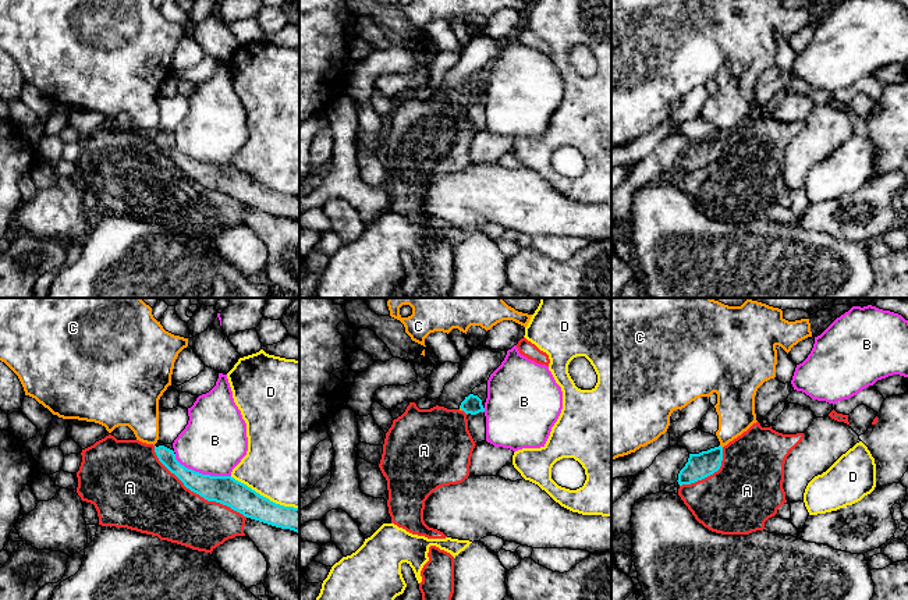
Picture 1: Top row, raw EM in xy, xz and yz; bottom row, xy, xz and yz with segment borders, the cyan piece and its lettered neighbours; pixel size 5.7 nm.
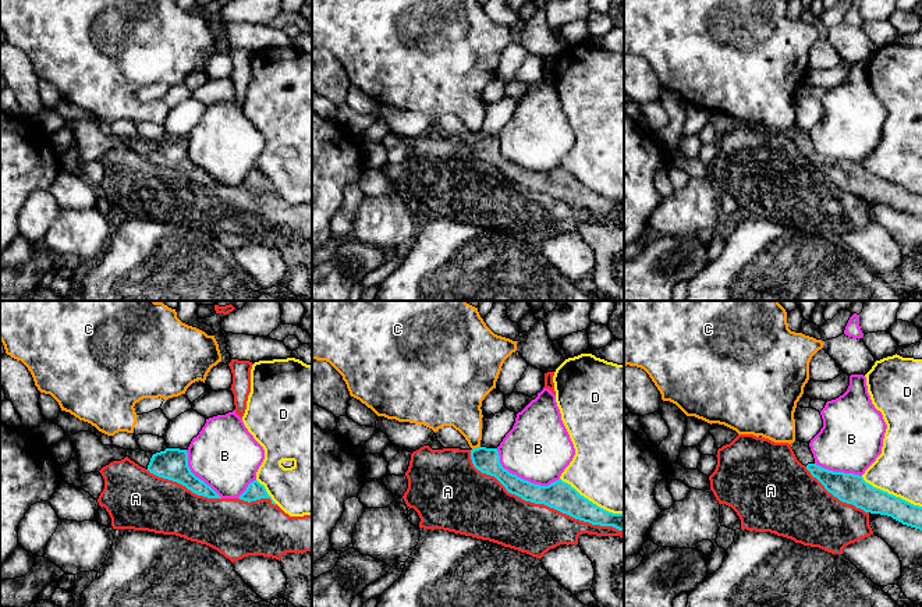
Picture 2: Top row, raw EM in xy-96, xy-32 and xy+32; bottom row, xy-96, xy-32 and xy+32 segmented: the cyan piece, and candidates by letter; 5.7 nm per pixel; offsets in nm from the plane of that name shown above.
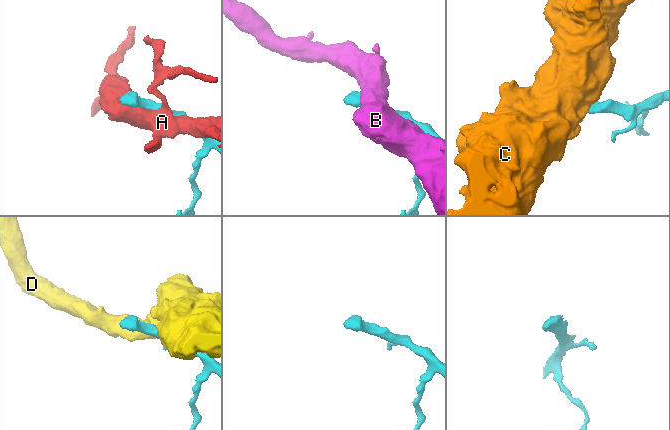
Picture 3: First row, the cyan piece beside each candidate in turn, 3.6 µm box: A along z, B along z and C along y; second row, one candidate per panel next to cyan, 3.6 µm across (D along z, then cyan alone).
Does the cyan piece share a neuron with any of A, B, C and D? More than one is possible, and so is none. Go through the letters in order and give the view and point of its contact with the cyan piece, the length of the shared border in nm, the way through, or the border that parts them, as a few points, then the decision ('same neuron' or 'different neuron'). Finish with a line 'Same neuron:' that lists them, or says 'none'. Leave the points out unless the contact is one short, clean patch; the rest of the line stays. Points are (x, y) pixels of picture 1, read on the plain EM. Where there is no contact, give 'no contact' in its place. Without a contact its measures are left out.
A: meets cyan in xy at (197, 181); contact 700 nm long; different neuron
B: meets cyan in xy at (201, 162); contact 360 nm long; different neuron
C: meets cyan in xz at (461, 96); contact 30 nm long; border along xz (460, 95), (463, 98); different neuron
D: meets cyan in xy at (265, 185); contact 440 nm long; different neuron
Same neuron: none

